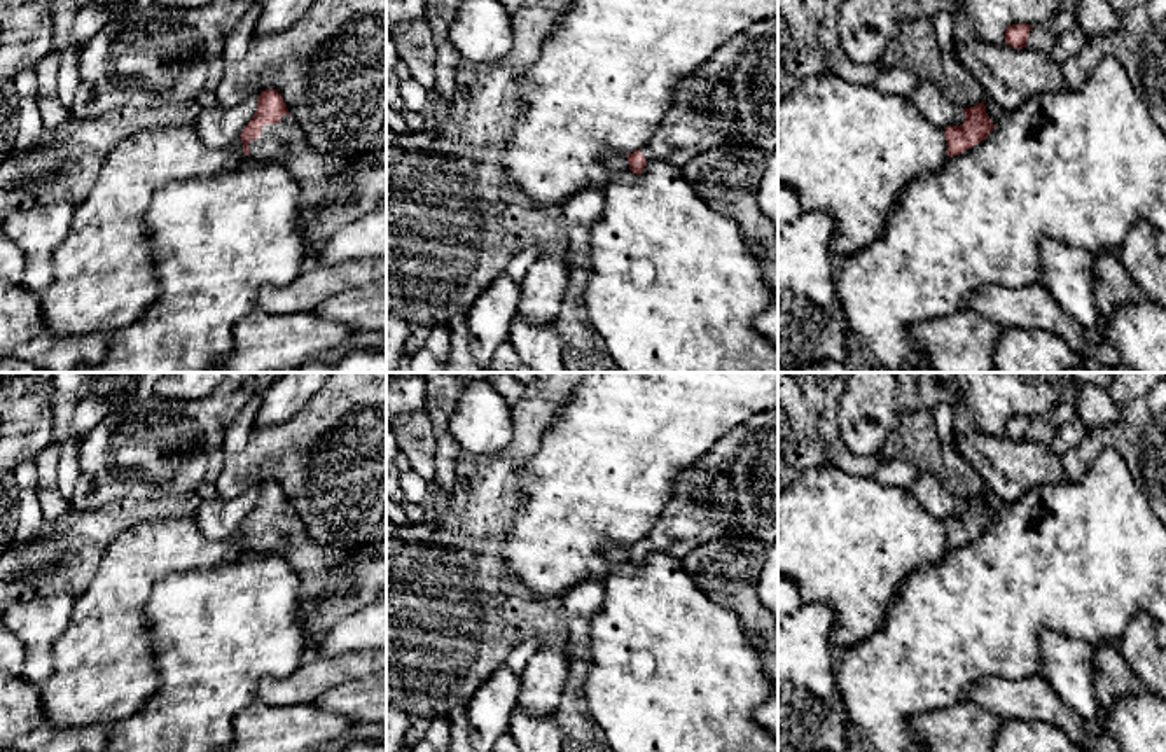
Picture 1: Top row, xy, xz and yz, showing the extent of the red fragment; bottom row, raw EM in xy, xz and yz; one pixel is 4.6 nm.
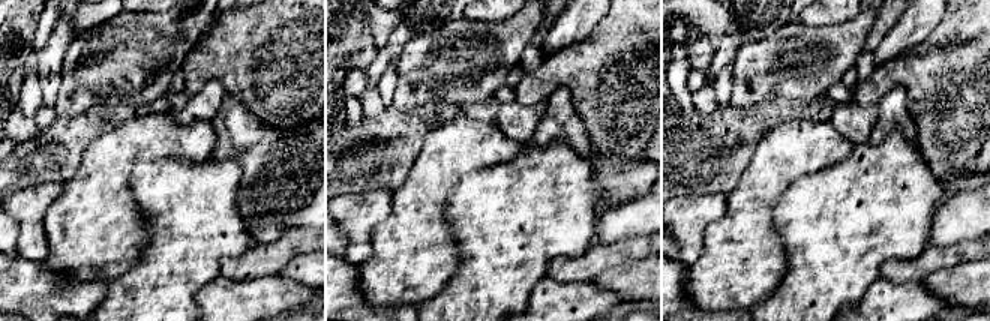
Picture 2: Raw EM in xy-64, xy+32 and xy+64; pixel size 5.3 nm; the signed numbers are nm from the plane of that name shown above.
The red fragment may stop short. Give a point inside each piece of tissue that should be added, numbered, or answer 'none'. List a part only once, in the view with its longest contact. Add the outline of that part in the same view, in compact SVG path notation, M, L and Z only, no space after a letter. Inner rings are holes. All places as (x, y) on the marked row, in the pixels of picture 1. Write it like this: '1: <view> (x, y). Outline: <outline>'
1: xy (333, 194). Outline: M288 114L278 124L264 126L262 135L248 147L248 159L278 163L297 178L301 187L299 234L308 252L308 266L318 266L320 247L329 236L372 212L386 194L386 168L378 163L378 147L353 163L334 161L309 145Z

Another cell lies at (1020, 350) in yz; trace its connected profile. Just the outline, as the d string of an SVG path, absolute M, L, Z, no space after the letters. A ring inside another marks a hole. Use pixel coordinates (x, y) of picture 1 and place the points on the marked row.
M1005 327L995 350L996 373L1070 373L1082 359L1051 332Z

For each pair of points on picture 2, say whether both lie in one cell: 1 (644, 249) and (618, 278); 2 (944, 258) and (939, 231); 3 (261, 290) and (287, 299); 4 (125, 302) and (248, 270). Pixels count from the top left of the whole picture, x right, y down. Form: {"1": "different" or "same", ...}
{"1": "different", "2": "different", "3": "same", "4": "different"}

